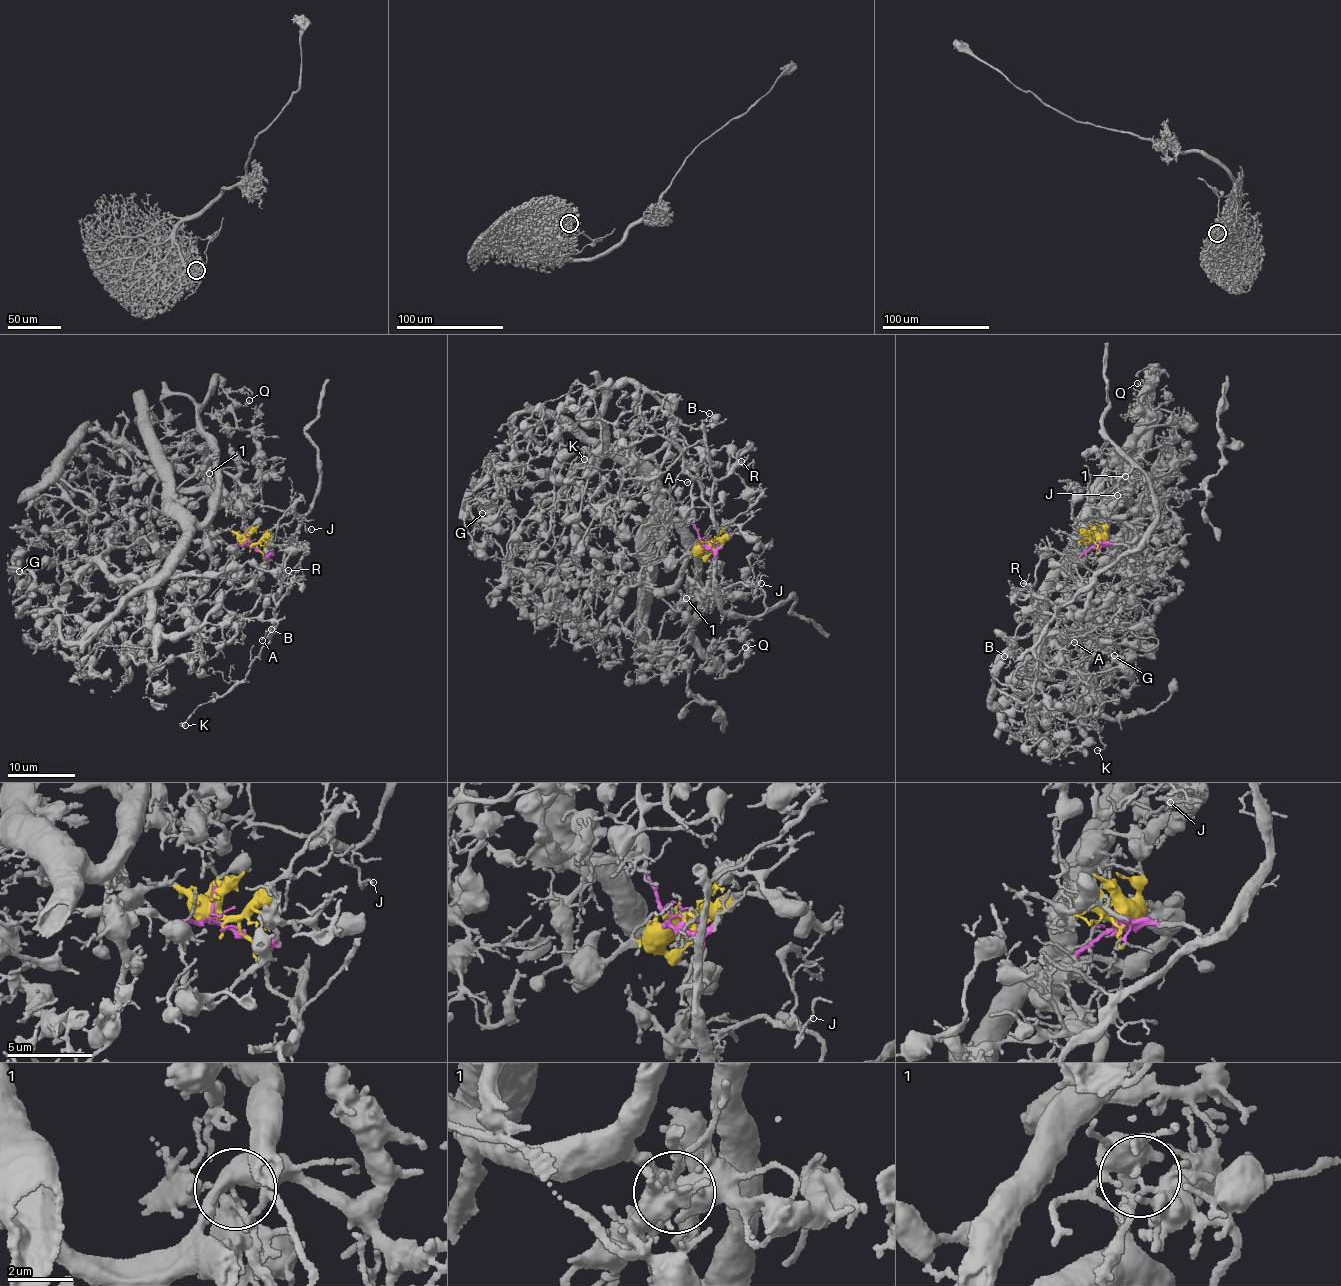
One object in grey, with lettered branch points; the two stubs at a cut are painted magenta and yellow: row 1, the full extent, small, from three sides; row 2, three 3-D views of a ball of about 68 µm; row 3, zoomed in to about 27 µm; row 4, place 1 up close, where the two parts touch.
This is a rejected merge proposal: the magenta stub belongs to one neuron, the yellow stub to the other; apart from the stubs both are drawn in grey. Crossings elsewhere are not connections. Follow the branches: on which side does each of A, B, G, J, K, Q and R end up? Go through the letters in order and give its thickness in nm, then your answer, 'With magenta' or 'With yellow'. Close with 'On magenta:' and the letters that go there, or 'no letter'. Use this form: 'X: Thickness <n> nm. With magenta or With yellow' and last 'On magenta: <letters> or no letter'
A: Thickness 100 nm. With magenta
B: Thickness 110 nm. With magenta
G: Thickness 240 nm. With yellow
J: Thickness 110 nm. With magenta
K: Thickness 120 nm. With magenta
Q: Thickness 90 nm. With yellow
R: Thickness 140 nm. With magenta
On magenta: A, B, J, K, R

